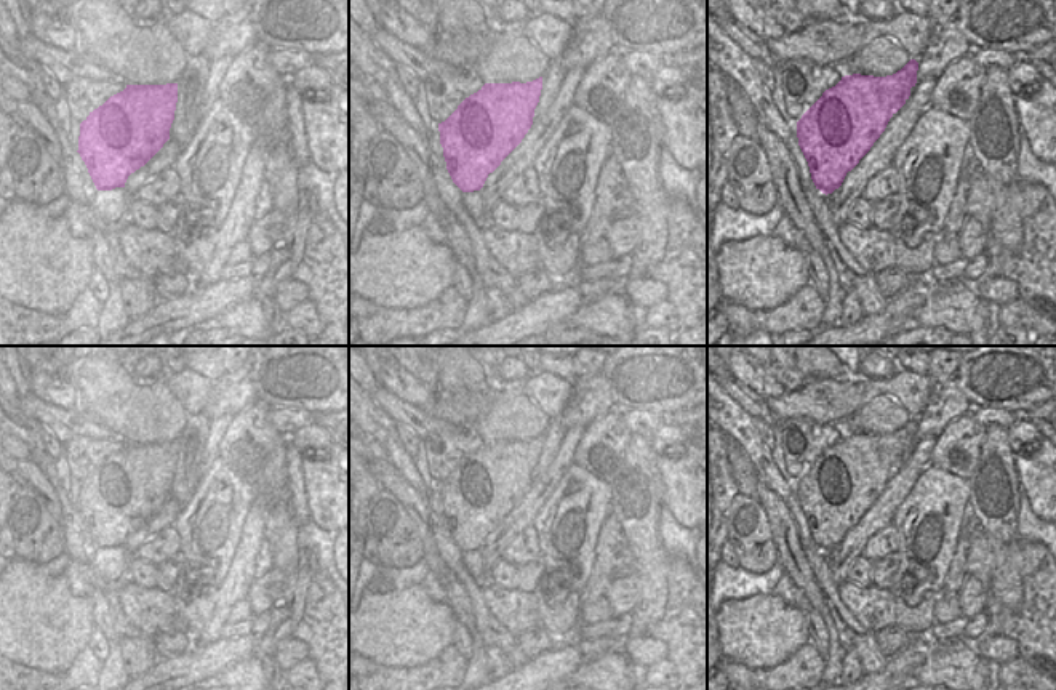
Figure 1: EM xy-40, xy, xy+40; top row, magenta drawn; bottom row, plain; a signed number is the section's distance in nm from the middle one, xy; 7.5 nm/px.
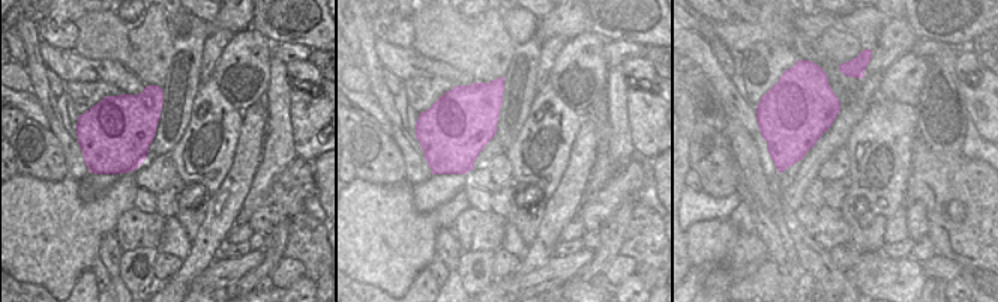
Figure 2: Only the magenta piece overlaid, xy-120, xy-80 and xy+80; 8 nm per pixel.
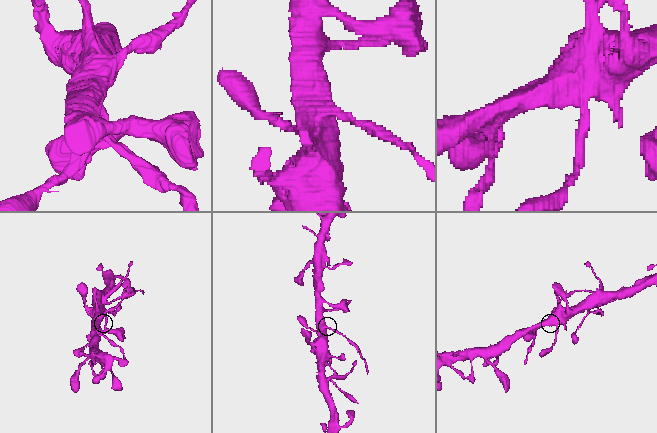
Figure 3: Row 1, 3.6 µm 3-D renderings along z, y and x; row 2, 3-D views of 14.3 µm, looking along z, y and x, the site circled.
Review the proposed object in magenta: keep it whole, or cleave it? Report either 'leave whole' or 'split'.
split

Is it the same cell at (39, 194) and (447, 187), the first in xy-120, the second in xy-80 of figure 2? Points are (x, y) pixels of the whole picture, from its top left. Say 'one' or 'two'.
two

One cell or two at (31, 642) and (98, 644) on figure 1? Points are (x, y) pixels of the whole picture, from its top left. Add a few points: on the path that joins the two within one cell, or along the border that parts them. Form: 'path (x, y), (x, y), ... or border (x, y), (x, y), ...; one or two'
border (95, 628), (87, 645); two

